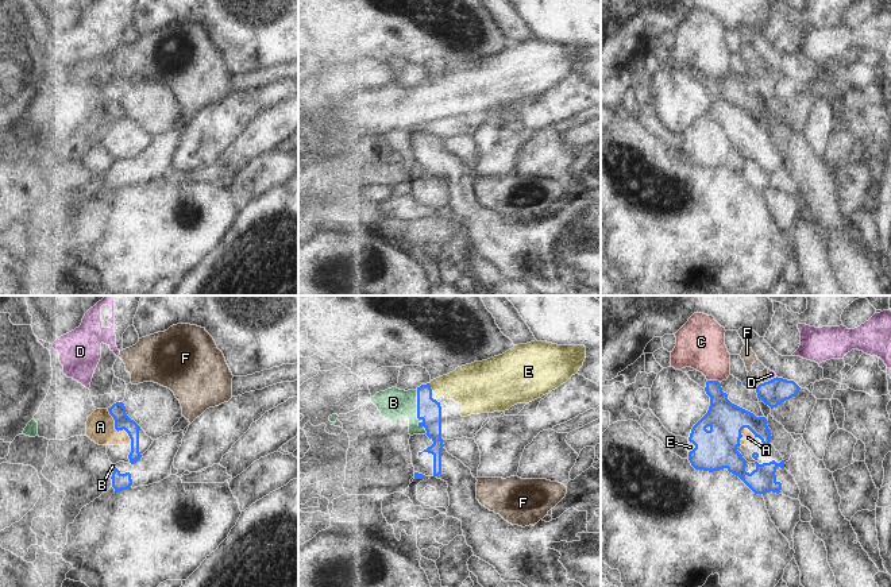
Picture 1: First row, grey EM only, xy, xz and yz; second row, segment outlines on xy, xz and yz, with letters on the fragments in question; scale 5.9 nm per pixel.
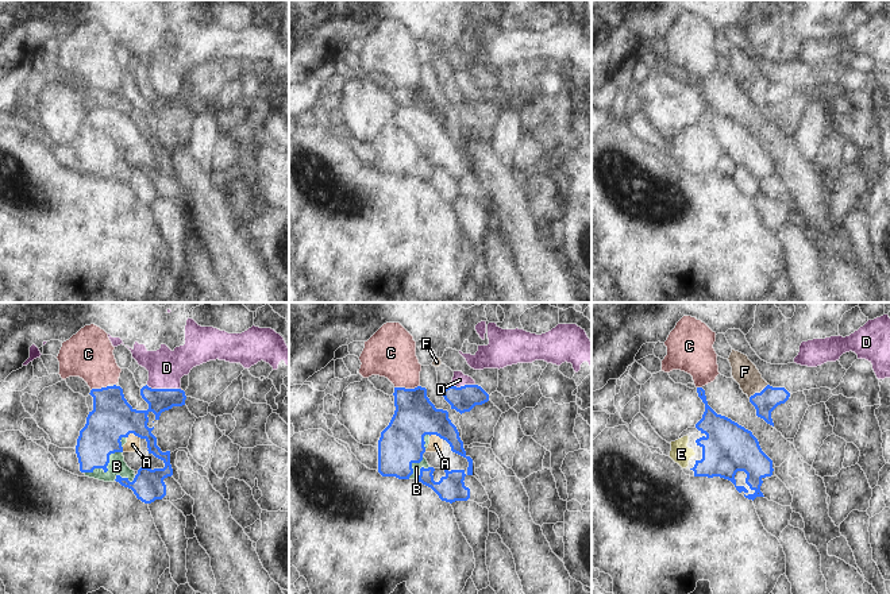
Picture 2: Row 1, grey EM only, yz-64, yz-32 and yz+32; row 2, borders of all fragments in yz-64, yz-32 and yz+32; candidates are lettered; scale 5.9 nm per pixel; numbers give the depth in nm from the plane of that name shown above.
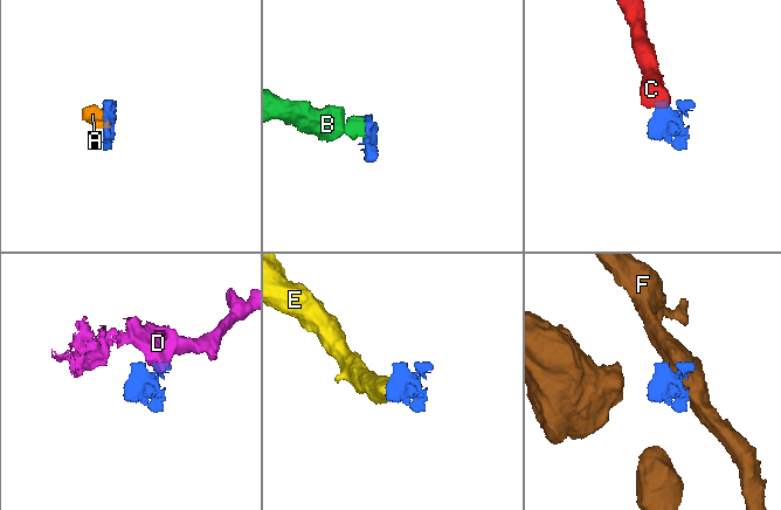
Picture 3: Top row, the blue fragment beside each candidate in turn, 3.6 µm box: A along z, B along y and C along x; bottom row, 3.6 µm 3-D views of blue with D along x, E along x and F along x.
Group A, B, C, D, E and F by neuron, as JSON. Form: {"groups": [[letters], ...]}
{"groups": [["A"], ["B", "E"], ["C"], ["D"], ["F"]]}

